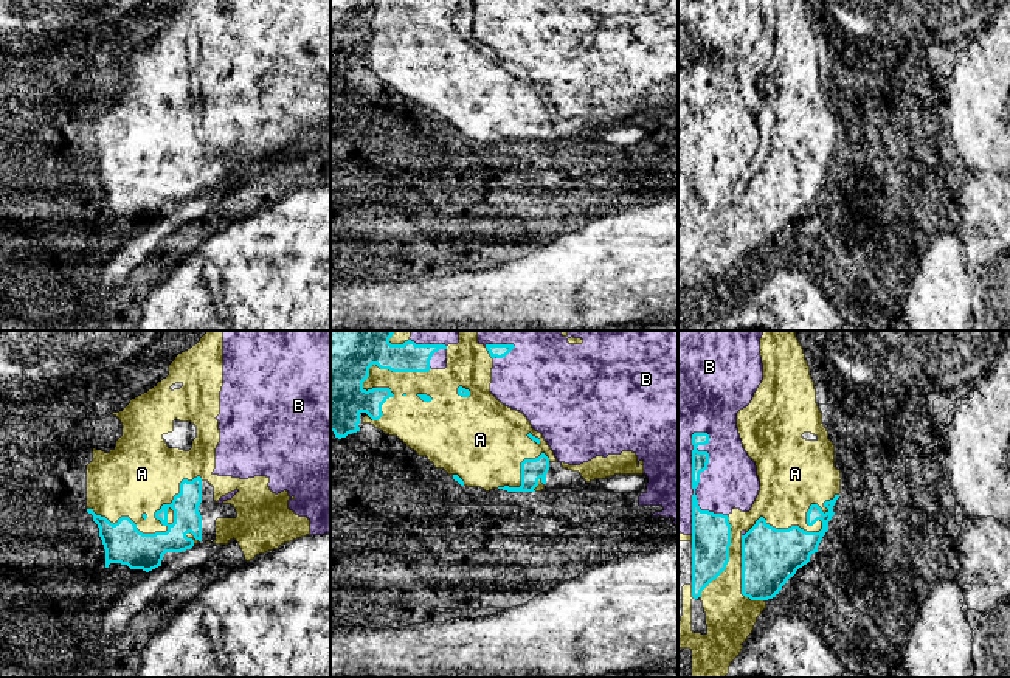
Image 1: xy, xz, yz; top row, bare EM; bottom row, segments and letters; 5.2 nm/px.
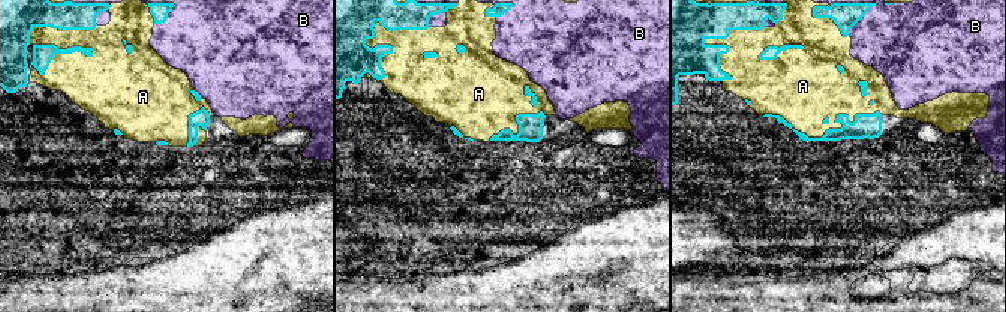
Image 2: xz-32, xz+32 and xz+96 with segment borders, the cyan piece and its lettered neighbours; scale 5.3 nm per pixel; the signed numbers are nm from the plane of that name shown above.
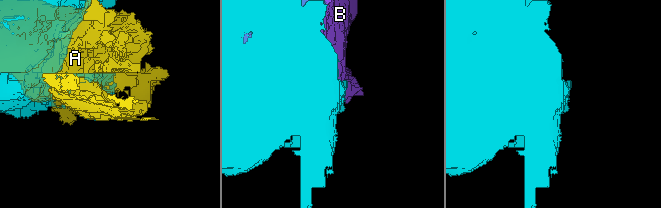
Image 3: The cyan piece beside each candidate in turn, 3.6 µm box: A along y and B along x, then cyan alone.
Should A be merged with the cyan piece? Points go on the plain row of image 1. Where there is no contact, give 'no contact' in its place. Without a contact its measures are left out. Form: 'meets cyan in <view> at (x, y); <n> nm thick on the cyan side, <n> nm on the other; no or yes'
meets cyan in xy at (160, 185); 200 nm thick on the cyan side, 280 nm on the other; no

